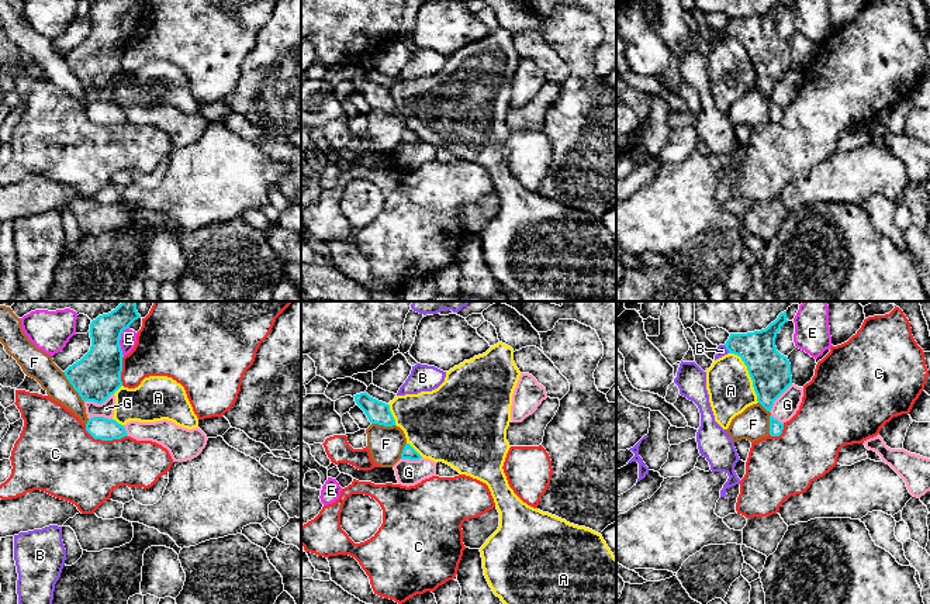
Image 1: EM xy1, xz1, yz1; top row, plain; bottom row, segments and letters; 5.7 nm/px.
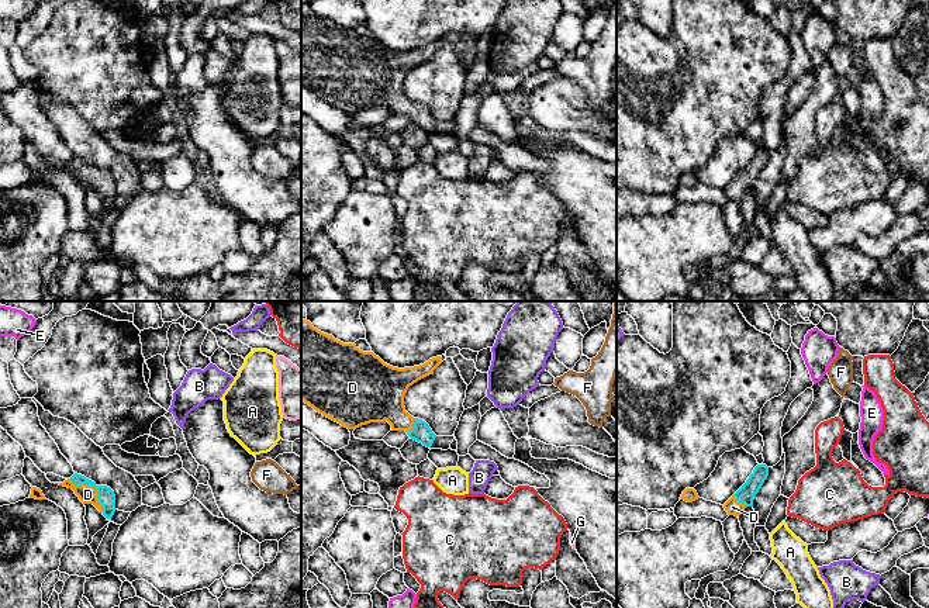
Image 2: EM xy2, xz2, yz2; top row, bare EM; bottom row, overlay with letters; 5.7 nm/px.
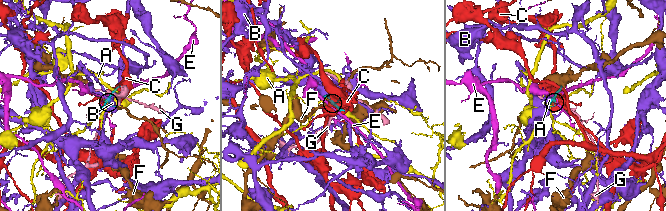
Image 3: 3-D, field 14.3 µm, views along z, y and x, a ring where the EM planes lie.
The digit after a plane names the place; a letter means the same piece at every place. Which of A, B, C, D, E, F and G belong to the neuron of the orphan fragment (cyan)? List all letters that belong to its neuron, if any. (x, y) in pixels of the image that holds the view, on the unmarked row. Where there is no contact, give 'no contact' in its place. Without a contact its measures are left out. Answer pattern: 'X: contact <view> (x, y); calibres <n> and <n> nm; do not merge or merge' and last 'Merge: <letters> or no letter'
A: contact yz1 (749, 58); calibres 240 and 260 nm; do not merge
B: contact yz1 (726, 33); calibres 220 and 60 nm; do not merge
C: contact xy1 (104, 124); calibres 130 and 400 nm; do not merge
D: contact xy2 (93, 169); calibres 100 and 110 nm; merge
E: contact xy1 (118, 26); calibres 280 and 100 nm; do not merge
F: contact xy1 (73, 72); calibres 280 and 160 nm; do not merge
G: contact xy1 (99, 87); calibres 280 and 90 nm; do not merge
Merge: D

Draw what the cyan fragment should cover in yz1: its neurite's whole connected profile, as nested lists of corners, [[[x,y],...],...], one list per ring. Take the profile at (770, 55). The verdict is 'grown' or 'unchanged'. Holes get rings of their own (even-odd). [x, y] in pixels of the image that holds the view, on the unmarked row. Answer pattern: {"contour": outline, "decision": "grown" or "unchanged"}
{"contour": [[[778,0],[765,14],[730,18],[725,28],[729,38],[740,41],[747,51],[757,86],[767,96],[771,96],[774,86],[792,69],[791,48],[775,31],[777,18],[785,7],[786,0]]], "decision": "unchanged"}

